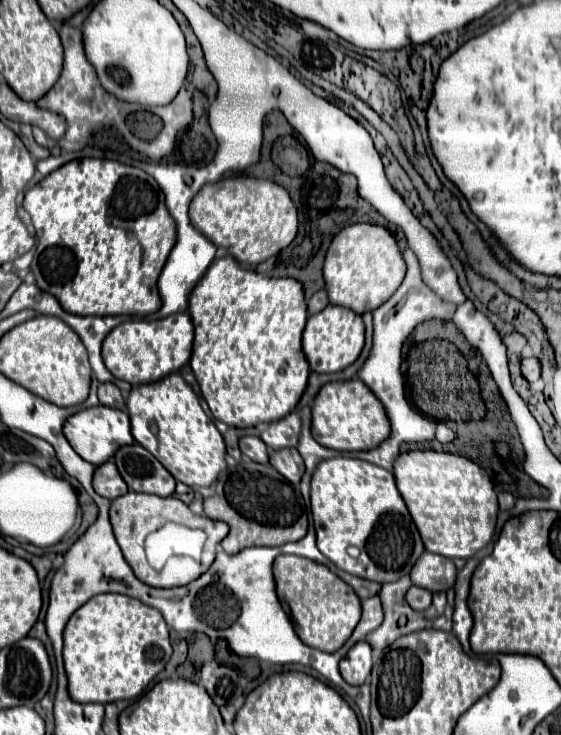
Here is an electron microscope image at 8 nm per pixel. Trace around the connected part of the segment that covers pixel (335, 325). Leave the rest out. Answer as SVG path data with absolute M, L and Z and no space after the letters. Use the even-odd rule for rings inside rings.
M327 305L323 311L311 315L303 331L303 351L307 355L311 371L315 373L343 371L345 367L357 361L363 343L365 343L365 325L361 315L339 305Z

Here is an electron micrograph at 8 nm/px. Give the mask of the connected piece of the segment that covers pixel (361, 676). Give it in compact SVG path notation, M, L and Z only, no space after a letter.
M367 641L355 643L355 647L349 649L349 653L339 665L341 675L349 685L363 685L371 675L371 667L373 667L373 653Z

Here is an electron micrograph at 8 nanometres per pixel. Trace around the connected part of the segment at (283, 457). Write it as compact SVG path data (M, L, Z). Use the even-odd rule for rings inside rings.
M297 449L271 451L271 463L293 485L297 485L301 481L303 473L305 473L305 465L303 465L303 459L301 459L301 455L299 455Z

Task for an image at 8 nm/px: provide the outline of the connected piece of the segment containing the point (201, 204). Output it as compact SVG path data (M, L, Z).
M231 177L221 179L215 185L205 185L191 201L189 215L201 233L245 265L259 265L277 255L293 243L299 231L297 207L287 189L273 181L255 177Z

